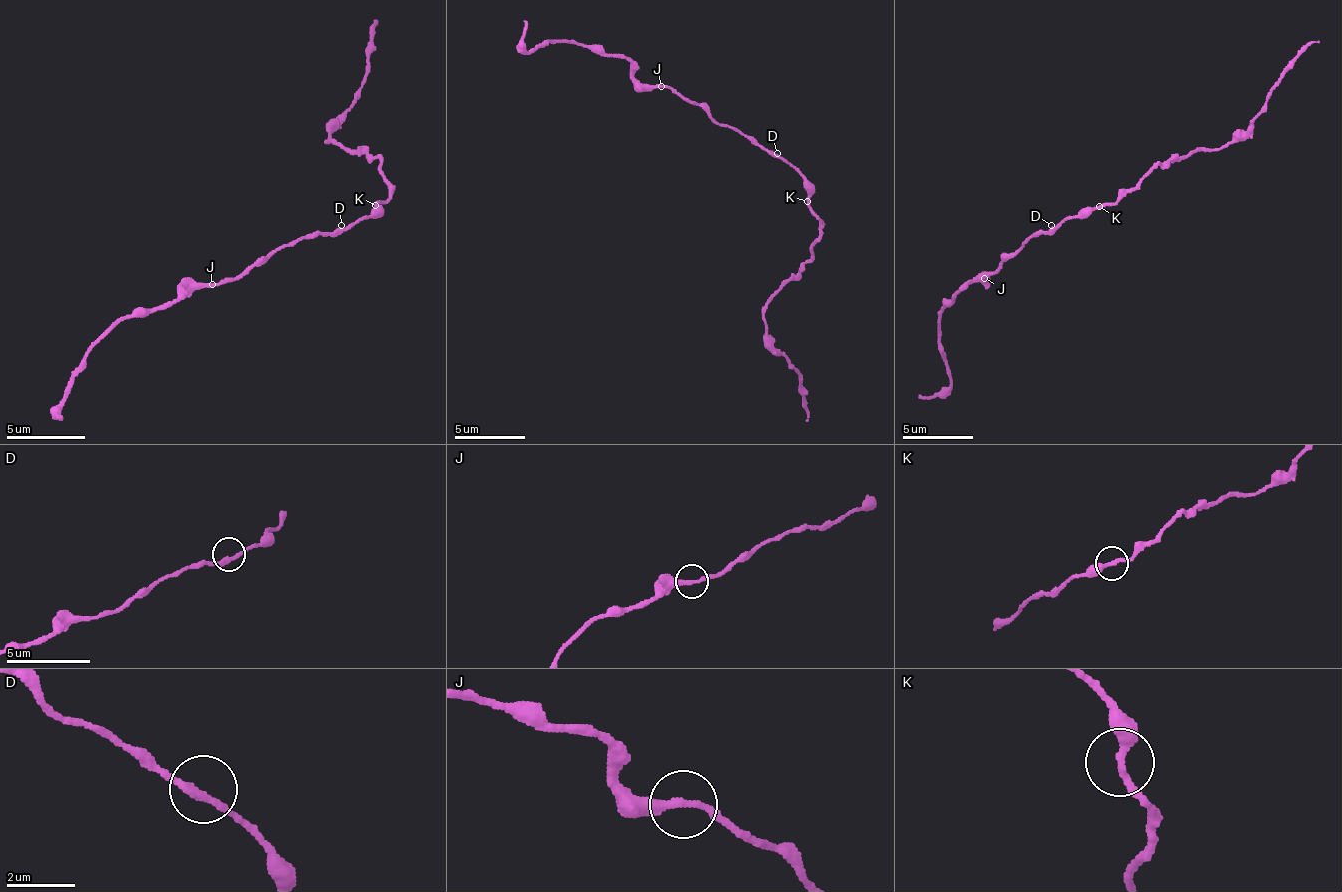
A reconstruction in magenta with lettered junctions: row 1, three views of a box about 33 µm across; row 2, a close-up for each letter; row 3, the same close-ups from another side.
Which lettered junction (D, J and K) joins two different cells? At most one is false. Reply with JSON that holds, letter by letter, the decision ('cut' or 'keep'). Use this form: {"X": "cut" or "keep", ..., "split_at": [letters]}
{"D": "keep", "J": "keep", "K": "keep", "split_at": []}

